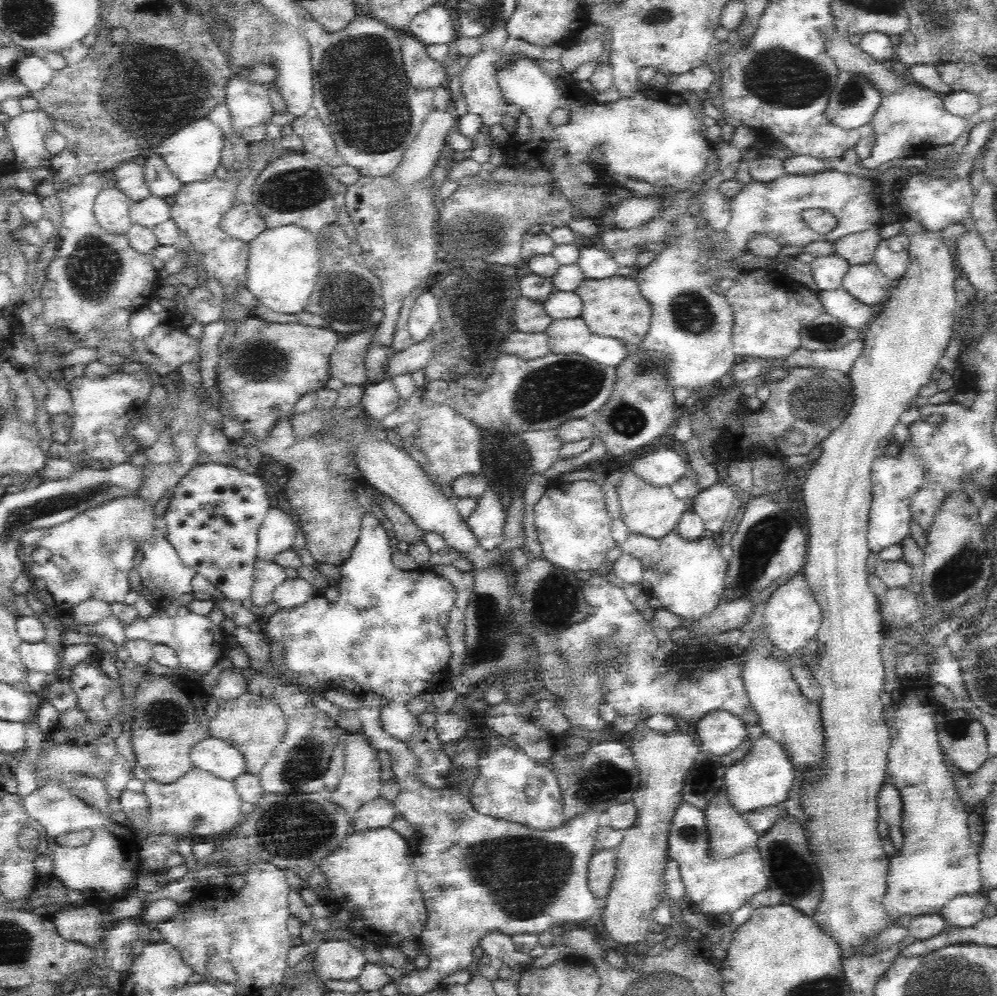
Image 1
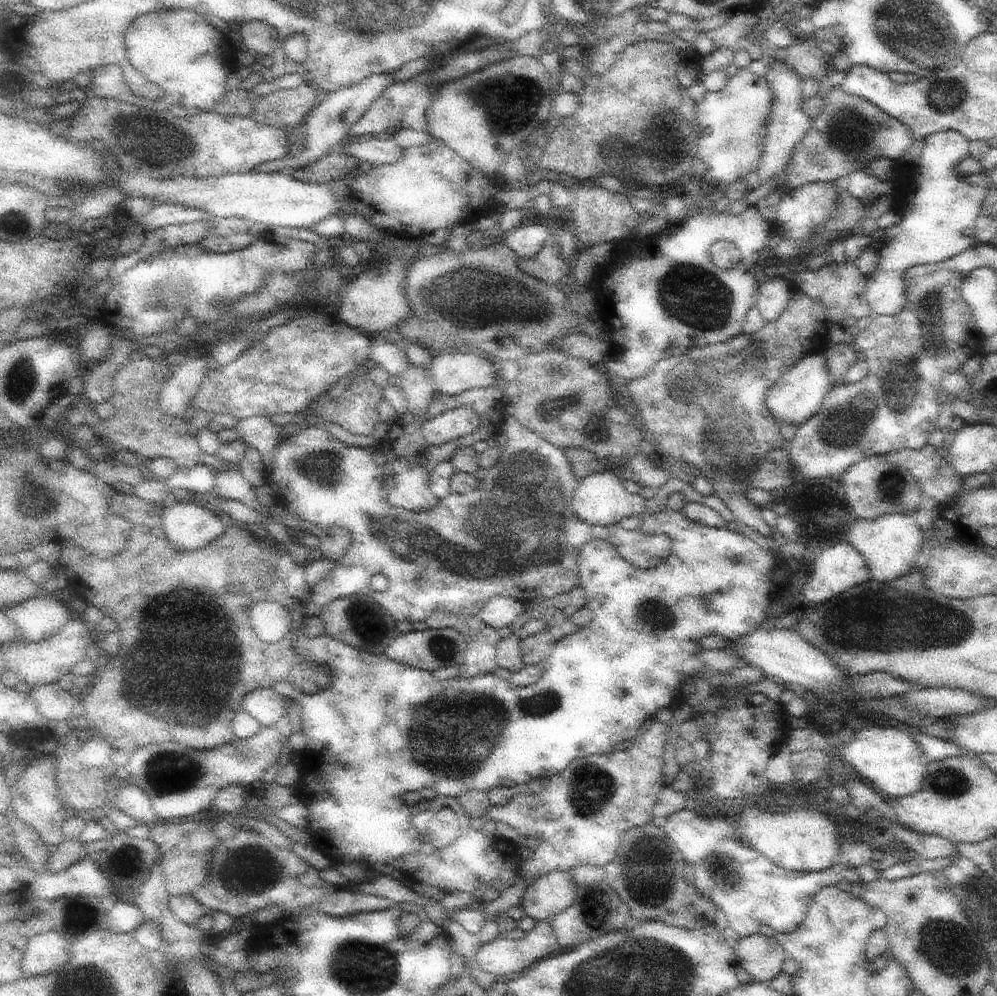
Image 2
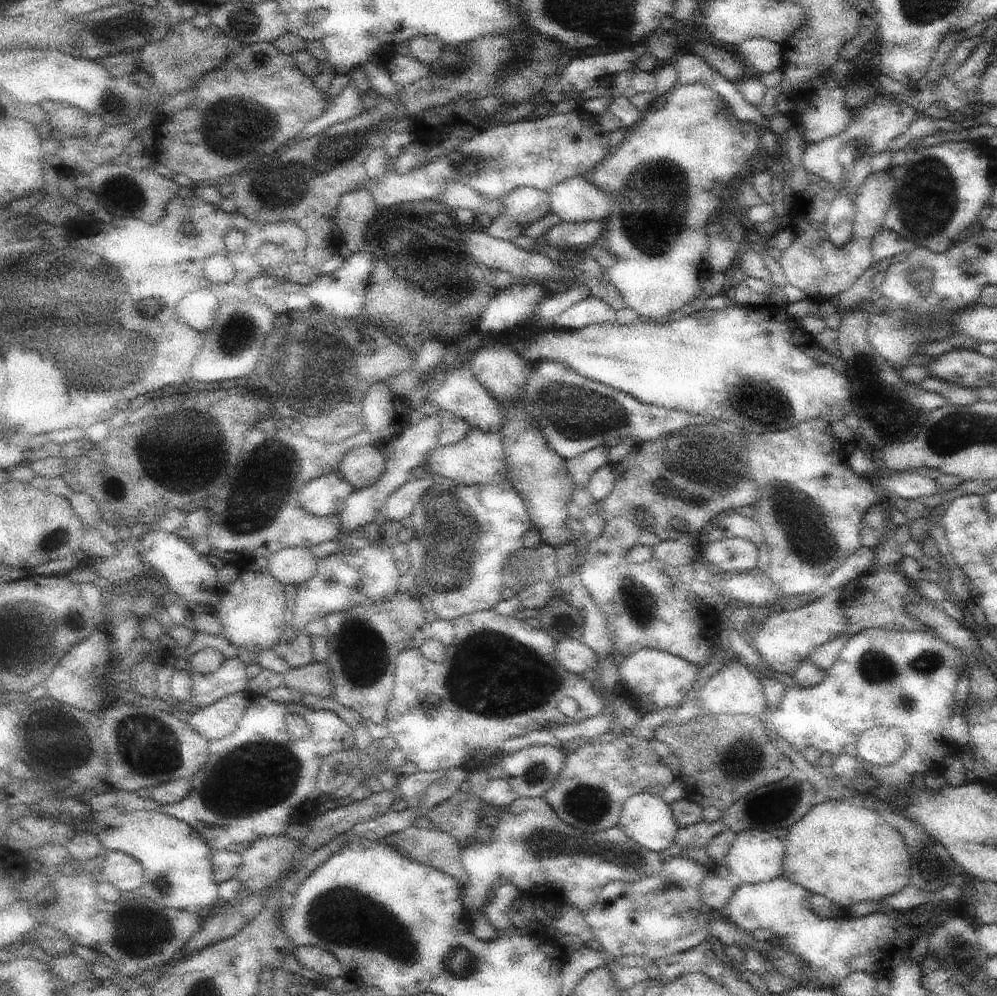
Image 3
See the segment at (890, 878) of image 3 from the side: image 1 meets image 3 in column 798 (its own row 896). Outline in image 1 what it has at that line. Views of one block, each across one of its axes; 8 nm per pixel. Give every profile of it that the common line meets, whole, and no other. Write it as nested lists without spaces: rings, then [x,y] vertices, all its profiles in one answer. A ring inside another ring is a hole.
[[[924,229],[919,233],[914,233],[911,237],[909,236],[909,265],[906,272],[900,278],[898,285],[895,290],[891,290],[886,298],[886,310],[882,314],[878,314],[872,322],[870,322],[870,328],[868,328],[868,334],[864,336],[862,354],[858,356],[854,366],[852,366],[849,377],[852,383],[853,390],[853,405],[849,410],[848,416],[840,423],[840,426],[833,430],[820,444],[822,447],[822,455],[818,460],[814,461],[814,466],[810,466],[810,474],[804,482],[804,488],[802,488],[802,496],[804,496],[804,506],[806,506],[806,516],[808,516],[808,532],[807,534],[807,552],[805,563],[803,566],[802,573],[806,577],[807,584],[813,591],[815,600],[822,609],[823,619],[820,628],[817,632],[817,638],[815,641],[812,653],[816,658],[814,677],[821,686],[823,695],[820,699],[820,710],[822,717],[822,724],[824,727],[824,739],[825,742],[825,757],[823,764],[823,771],[821,775],[817,776],[815,781],[806,781],[802,783],[800,795],[801,795],[801,807],[804,809],[804,814],[807,818],[807,829],[810,836],[809,848],[817,856],[817,860],[820,862],[821,872],[821,899],[818,904],[816,912],[821,914],[826,924],[826,934],[829,935],[838,945],[841,950],[843,957],[848,957],[856,952],[857,947],[866,949],[869,946],[869,939],[872,939],[879,932],[884,931],[888,926],[891,926],[894,921],[886,917],[886,911],[884,911],[884,894],[886,894],[886,876],[888,874],[888,855],[882,849],[882,840],[878,835],[878,803],[877,796],[879,788],[885,783],[885,772],[888,762],[888,751],[891,745],[891,734],[889,731],[889,719],[887,717],[888,708],[880,701],[880,692],[883,691],[884,684],[884,666],[882,665],[882,655],[880,645],[883,644],[884,638],[884,622],[879,607],[879,599],[872,593],[867,582],[866,573],[866,558],[870,554],[871,550],[867,545],[867,533],[869,526],[869,511],[872,501],[872,466],[875,462],[876,448],[880,444],[880,440],[888,438],[892,435],[893,428],[899,423],[898,417],[904,410],[908,410],[914,405],[914,400],[918,396],[918,391],[922,386],[926,386],[930,382],[931,378],[936,377],[935,371],[936,366],[944,350],[947,348],[950,335],[954,330],[954,315],[959,309],[956,303],[956,291],[954,291],[954,280],[957,279],[956,270],[954,269],[954,253],[952,243],[942,238],[940,233],[927,231]]]

